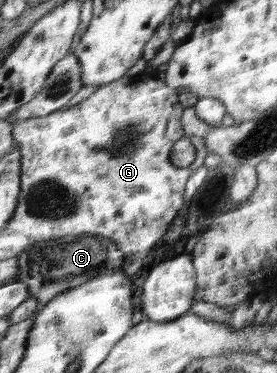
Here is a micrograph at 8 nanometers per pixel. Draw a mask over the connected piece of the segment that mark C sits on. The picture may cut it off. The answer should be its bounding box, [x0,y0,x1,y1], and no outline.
[17,234,126,307]

